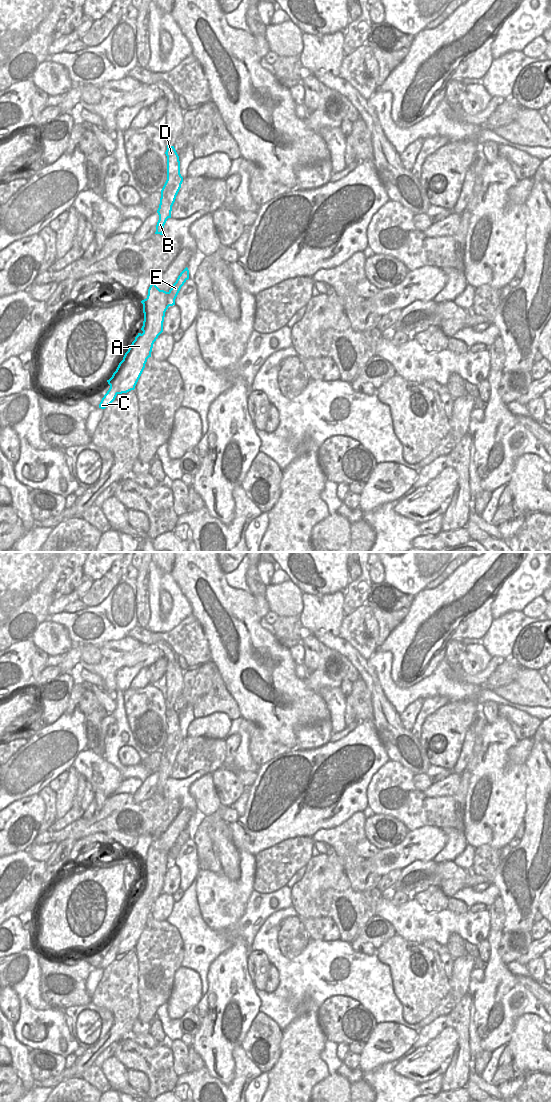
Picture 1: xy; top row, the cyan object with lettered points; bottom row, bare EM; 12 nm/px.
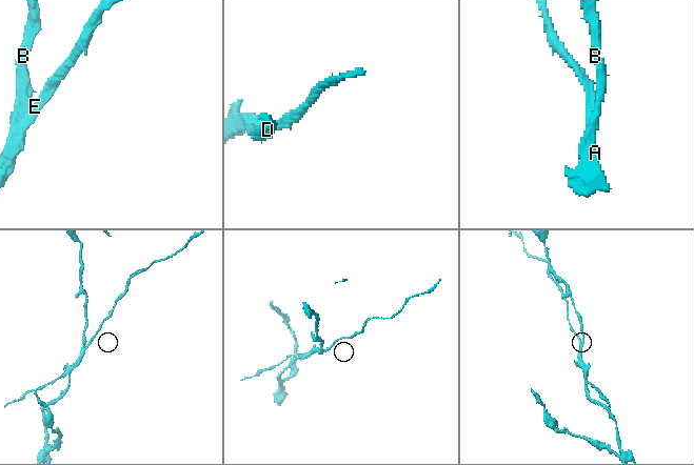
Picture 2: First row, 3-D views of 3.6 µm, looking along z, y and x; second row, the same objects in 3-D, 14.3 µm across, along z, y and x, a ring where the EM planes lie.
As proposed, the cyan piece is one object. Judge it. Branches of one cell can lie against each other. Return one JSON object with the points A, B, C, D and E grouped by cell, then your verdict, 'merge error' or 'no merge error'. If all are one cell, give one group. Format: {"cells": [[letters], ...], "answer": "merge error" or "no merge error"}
{"cells": [["A", "B", "D"], ["C", "E"]], "answer": "merge error"}

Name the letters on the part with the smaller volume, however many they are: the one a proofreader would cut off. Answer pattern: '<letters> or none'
C, E.

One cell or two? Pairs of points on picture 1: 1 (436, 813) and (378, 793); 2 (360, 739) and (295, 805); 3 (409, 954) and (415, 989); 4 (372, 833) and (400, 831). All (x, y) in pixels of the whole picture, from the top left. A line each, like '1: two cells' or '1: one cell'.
1: one cell
2: one cell
3: one cell
4: one cell

